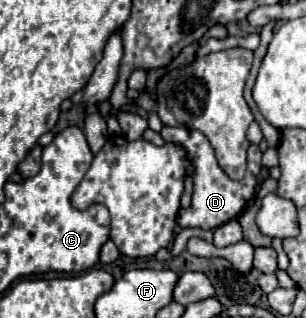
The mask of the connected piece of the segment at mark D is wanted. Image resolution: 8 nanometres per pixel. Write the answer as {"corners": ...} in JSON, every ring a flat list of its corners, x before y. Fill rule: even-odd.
{"corners":[[162,127,160,131,162,139,164,141,170,141,170,143,178,143,178,145,184,145,186,151,188,151,188,159,194,163,196,167,196,173,194,173,194,195,192,195,192,205,190,209,182,209,178,213,178,223,182,227,200,227,200,229,216,229,220,227,222,223,228,223,230,219,236,219,246,203,254,197,254,191,256,191,256,177,260,173,260,167,262,167,262,153,258,149,258,145,250,145,248,147,248,167,246,167,246,175,244,179,240,181,234,181,230,179,222,167,218,165,216,157,214,157,214,151,212,151,212,145,210,141,206,139,206,135,202,135,198,129,188,129,188,127]]}

